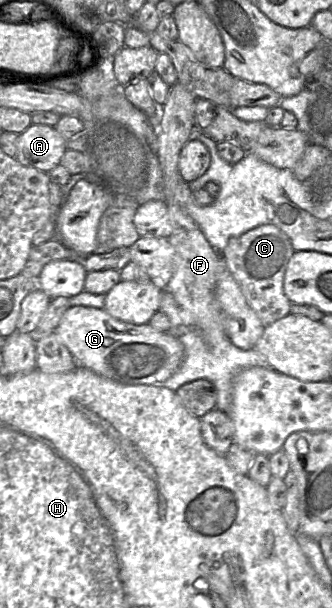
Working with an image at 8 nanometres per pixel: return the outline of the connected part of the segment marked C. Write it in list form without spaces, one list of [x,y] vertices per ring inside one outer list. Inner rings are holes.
[[[260,225],[230,238],[221,252],[224,265],[239,285],[248,305],[265,326],[290,313],[291,301],[284,293],[284,275],[294,252],[288,236],[274,225]]]

